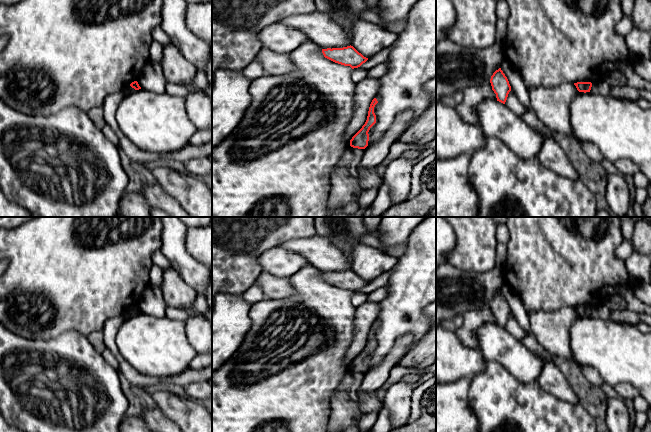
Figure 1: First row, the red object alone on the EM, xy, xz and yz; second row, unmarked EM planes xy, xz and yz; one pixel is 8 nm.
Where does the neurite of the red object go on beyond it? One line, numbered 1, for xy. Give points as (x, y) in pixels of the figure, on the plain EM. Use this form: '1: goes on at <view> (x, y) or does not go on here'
1: does not go on here

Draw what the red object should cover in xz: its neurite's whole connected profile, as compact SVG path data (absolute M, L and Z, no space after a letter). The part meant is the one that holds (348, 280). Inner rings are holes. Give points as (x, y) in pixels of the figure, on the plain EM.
M353 270L322 273L325 282L352 293L360 291L368 282L359 277Z

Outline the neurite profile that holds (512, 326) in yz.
M510 315L505 326L507 332L513 335L519 341L522 341L526 336L530 336L517 322L513 315Z

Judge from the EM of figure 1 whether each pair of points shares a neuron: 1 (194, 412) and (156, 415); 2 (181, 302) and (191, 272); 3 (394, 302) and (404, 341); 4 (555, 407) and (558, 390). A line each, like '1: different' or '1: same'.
1: different
2: different
3: different
4: different

